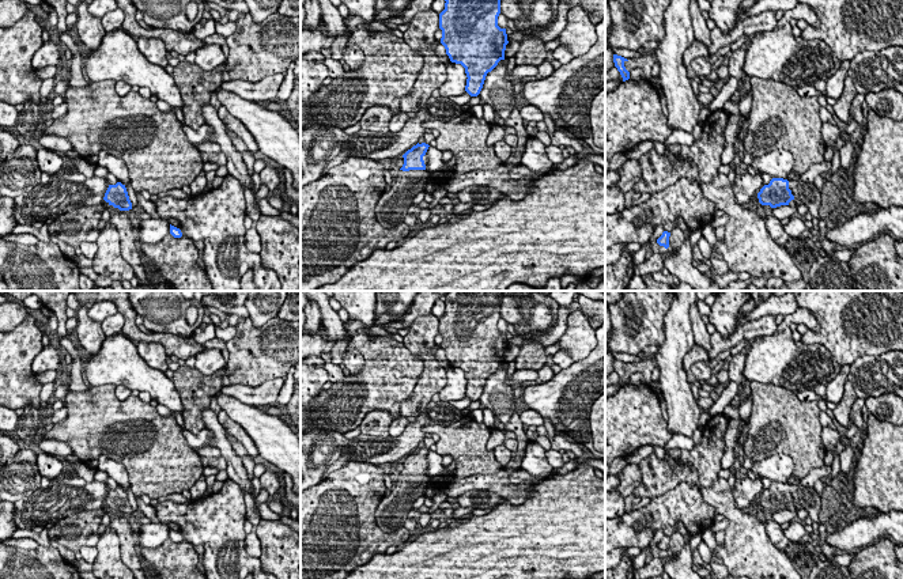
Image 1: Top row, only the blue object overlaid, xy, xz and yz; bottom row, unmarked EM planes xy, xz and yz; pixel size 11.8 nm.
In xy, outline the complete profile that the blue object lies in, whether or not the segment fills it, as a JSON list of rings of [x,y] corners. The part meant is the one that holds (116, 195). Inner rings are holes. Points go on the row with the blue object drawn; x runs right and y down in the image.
[[[117,182],[116,185],[109,185],[103,200],[109,205],[113,205],[114,208],[118,208],[120,211],[132,209],[132,203],[129,200],[126,188],[121,182]]]

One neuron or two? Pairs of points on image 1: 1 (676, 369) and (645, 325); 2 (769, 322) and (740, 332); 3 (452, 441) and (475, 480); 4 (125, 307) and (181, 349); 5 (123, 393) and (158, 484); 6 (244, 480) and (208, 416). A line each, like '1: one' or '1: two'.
1: two
2: one
3: two
4: one
5: two
6: one

